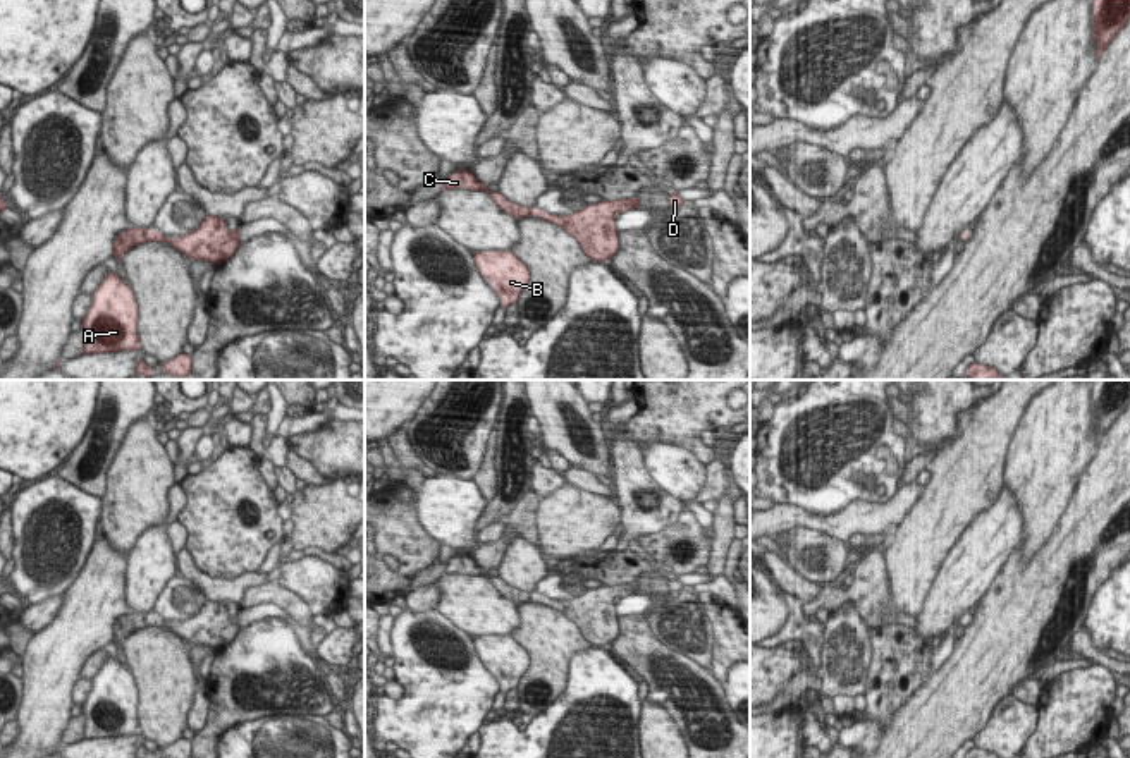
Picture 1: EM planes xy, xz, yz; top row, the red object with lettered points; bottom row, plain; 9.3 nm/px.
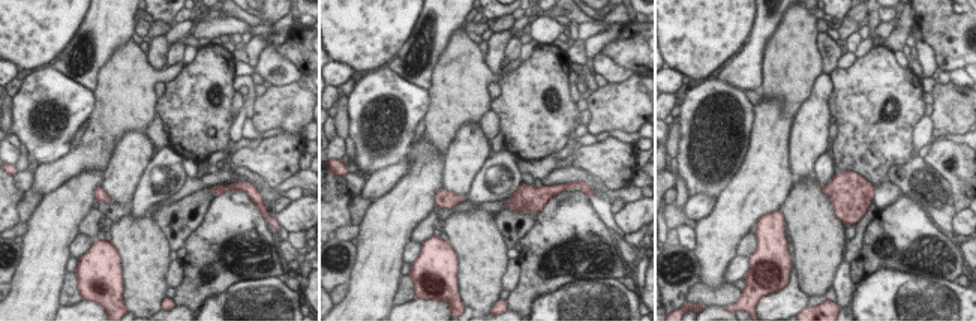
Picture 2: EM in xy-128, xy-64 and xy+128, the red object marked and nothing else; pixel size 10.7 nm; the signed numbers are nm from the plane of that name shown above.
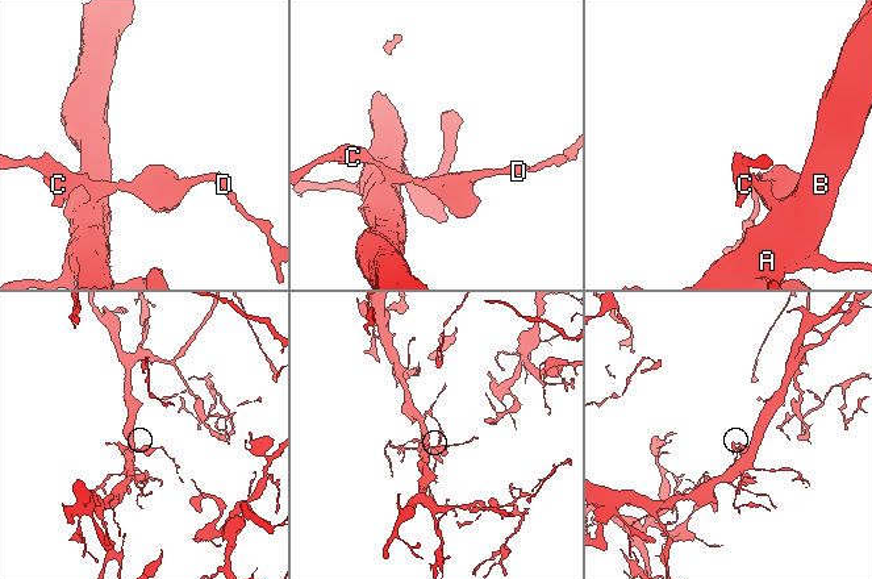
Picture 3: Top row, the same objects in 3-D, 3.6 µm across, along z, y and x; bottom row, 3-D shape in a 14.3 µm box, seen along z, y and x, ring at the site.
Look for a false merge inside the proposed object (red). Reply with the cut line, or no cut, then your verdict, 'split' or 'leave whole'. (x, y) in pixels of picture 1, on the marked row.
cut none; leave whole

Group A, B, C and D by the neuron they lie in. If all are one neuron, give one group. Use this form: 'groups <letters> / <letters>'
groups A B C D

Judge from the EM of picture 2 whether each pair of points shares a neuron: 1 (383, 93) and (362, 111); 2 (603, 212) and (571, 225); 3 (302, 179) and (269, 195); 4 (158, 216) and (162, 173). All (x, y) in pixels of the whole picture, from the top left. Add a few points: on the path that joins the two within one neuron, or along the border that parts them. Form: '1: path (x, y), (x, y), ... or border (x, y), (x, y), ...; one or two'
1: path (378, 98), (366, 110); one
2: border (588, 197), (589, 206), (612, 231); two
3: path (294, 182), (276, 191); one
4: border (156, 204), (147, 215); two

